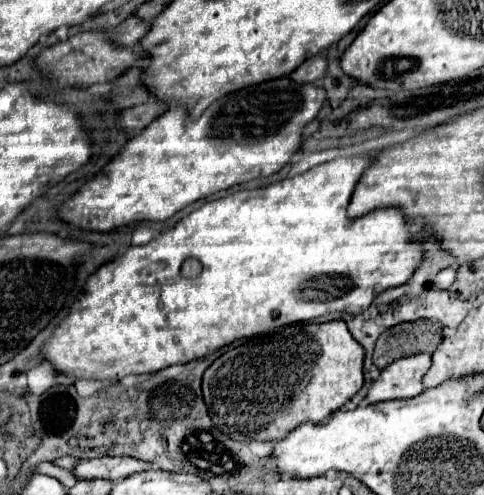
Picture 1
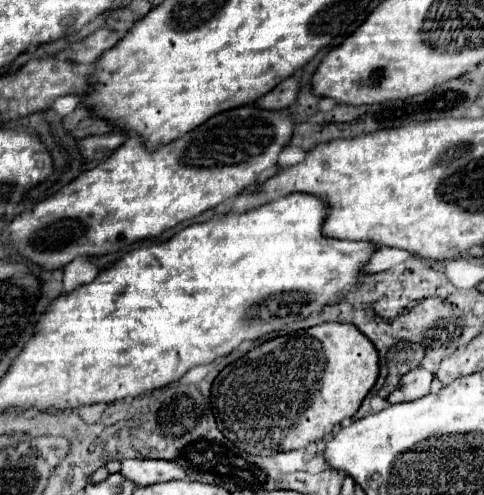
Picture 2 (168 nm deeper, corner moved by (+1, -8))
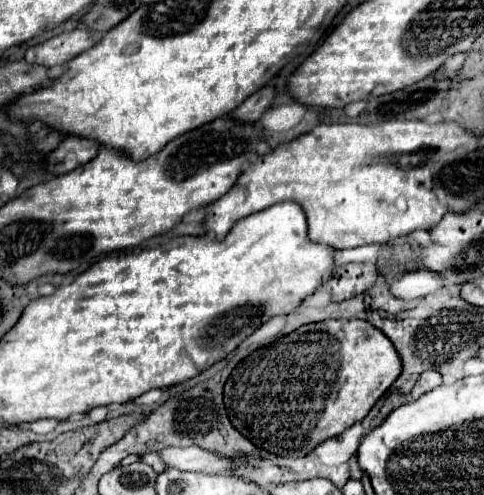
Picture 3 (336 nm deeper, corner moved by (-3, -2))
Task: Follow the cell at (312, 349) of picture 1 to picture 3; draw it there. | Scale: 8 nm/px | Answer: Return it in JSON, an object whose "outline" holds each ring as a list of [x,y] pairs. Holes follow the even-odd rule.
{"outline":[[[360,318],[322,320],[298,328],[270,346],[262,346],[238,362],[224,384],[224,404],[232,426],[258,448],[276,456],[298,458],[308,454],[320,442],[342,434],[356,420],[362,420],[374,402],[398,378],[400,370],[400,356],[396,354],[392,342],[372,324]]]}

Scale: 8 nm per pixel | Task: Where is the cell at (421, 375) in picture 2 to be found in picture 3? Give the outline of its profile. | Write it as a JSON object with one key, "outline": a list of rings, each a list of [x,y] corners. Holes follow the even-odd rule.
{"outline":[[[426,370],[426,372],[420,374],[418,382],[414,384],[414,388],[412,388],[412,392],[410,392],[410,398],[418,398],[418,396],[422,396],[424,392],[430,392],[430,390],[434,390],[434,388],[440,386],[440,384],[442,384],[442,376],[440,376],[436,370]]]}

